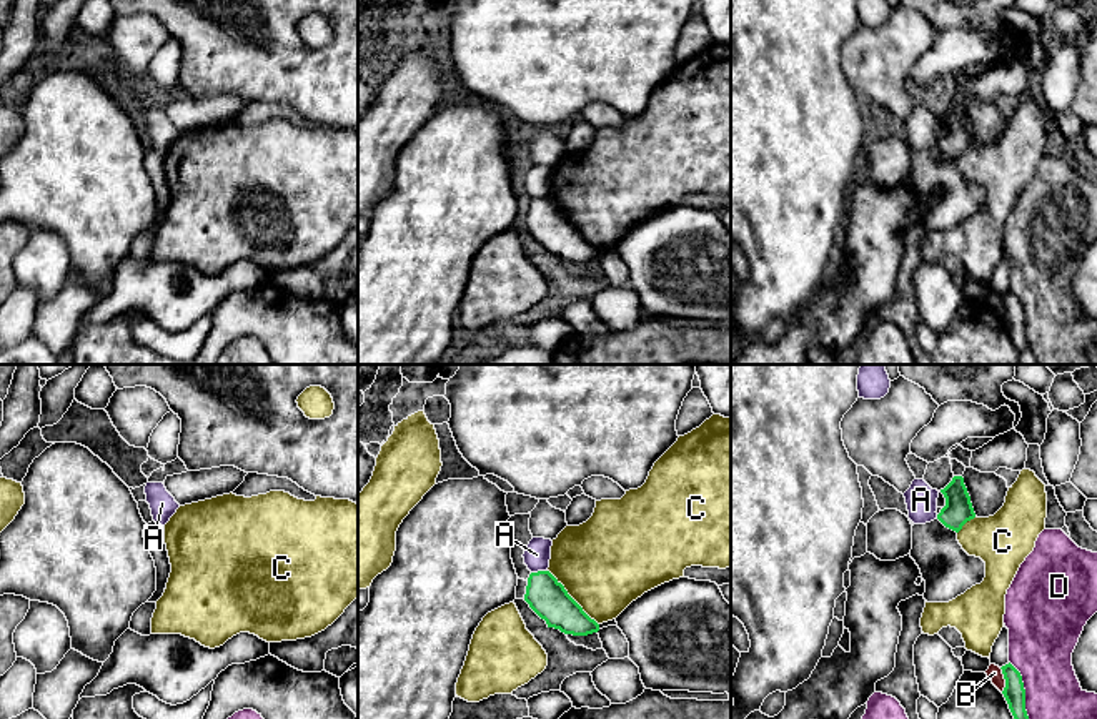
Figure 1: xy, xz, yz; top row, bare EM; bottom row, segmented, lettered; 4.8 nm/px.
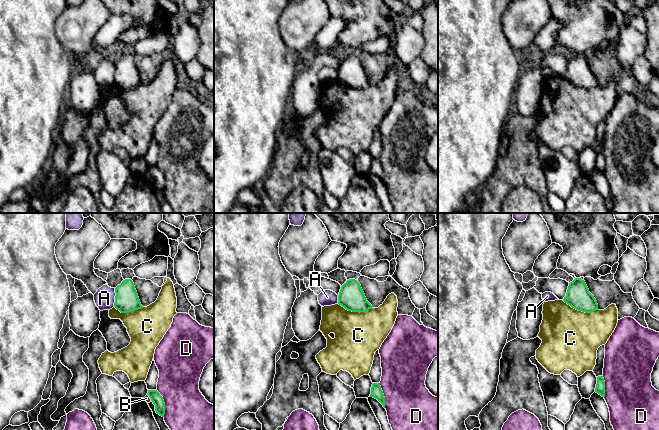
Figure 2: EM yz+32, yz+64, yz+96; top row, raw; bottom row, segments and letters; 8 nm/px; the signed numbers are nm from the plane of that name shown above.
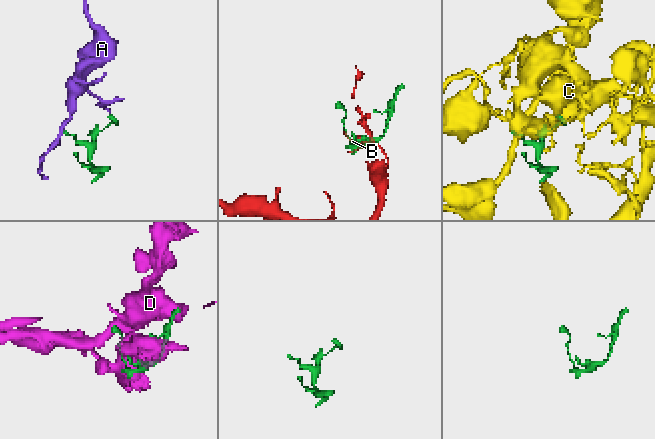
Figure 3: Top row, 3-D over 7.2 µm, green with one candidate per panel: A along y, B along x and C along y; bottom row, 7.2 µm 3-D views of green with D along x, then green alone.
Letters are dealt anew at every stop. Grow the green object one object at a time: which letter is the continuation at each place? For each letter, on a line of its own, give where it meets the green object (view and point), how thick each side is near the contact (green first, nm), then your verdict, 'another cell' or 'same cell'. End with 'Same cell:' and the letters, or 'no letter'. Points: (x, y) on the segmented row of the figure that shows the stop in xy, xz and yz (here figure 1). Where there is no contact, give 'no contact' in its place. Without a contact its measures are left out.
A: meets green in xz at (538, 571); 190 nm thick on the green side, 130 nm on the other; another cell
B: meets green in yz at (1004, 678); 110 nm thick on the green side, 80 nm on the other; another cell
C: meets green in xz at (571, 598); 190 nm thick on the green side, 440 nm on the other; another cell
D: meets green in yz at (1024, 689); 110 nm thick on the green side, 320 nm on the other; another cell
Same cell: no letter

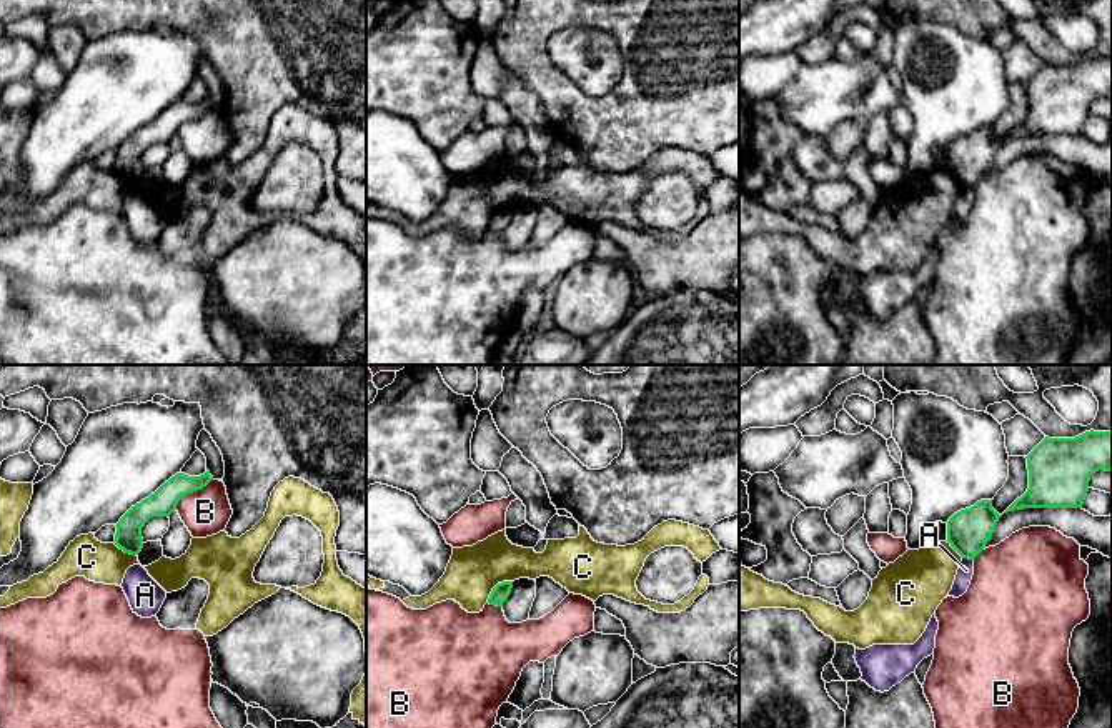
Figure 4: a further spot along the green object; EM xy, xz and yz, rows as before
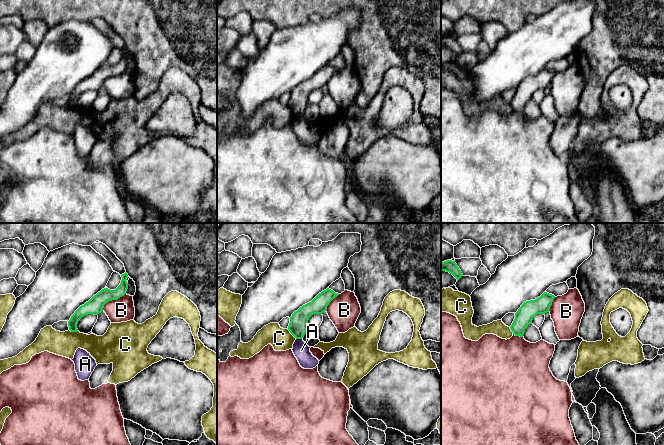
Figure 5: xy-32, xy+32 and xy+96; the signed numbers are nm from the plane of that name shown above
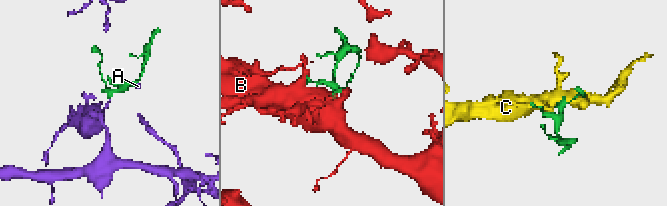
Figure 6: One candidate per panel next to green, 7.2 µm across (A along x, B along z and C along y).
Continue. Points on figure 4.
A: meets green in yz at (968, 557); 200 nm thick on the green side, 80 nm on the other; another cell
B: meets green in xy at (192, 492); 130 nm thick on the green side, 220 nm on the other; another cell
C: meets green in xz at (495, 587); 90 nm thick on the green side, 260 nm on the other; another cell
Same cell: no letter

